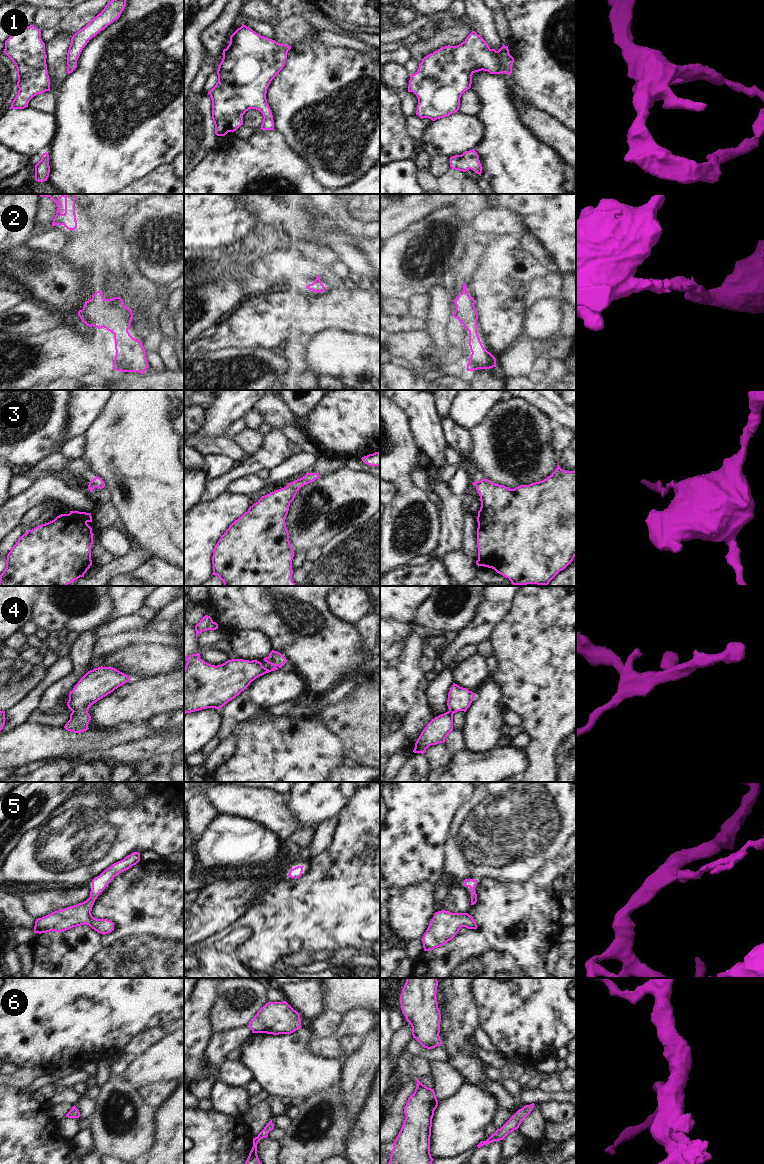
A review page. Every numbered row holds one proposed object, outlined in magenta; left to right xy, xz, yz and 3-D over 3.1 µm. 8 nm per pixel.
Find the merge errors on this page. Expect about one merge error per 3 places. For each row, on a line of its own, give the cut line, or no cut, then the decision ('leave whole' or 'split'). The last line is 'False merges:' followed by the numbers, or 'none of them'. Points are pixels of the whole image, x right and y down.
1: no cut | leave whole
2: no cut | leave whole
3: xz (287, 485), (296, 491) | split
4: no cut | leave whole
5: no cut | leave whole
6: no cut | leave whole
False merges: 3

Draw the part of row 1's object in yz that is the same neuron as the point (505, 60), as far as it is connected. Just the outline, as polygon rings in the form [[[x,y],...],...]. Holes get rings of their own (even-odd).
[[[472,31],[461,44],[444,46],[424,57],[417,72],[410,75],[408,85],[408,92],[413,92],[418,98],[416,115],[421,119],[435,121],[457,112],[460,98],[471,88],[472,75],[475,72],[483,70],[490,74],[511,75],[514,58],[510,55],[508,46],[503,43],[498,51],[491,49],[480,35]]]

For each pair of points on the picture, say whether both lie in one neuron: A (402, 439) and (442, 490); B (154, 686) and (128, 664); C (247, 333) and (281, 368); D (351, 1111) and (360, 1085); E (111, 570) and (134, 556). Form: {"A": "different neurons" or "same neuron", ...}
{"A": "different neurons", "B": "different neurons", "C": "different neurons", "D": "same neuron", "E": "same neuron"}

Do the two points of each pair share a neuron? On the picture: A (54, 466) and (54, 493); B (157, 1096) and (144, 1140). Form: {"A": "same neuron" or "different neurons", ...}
{"A": "different neurons", "B": "different neurons"}

